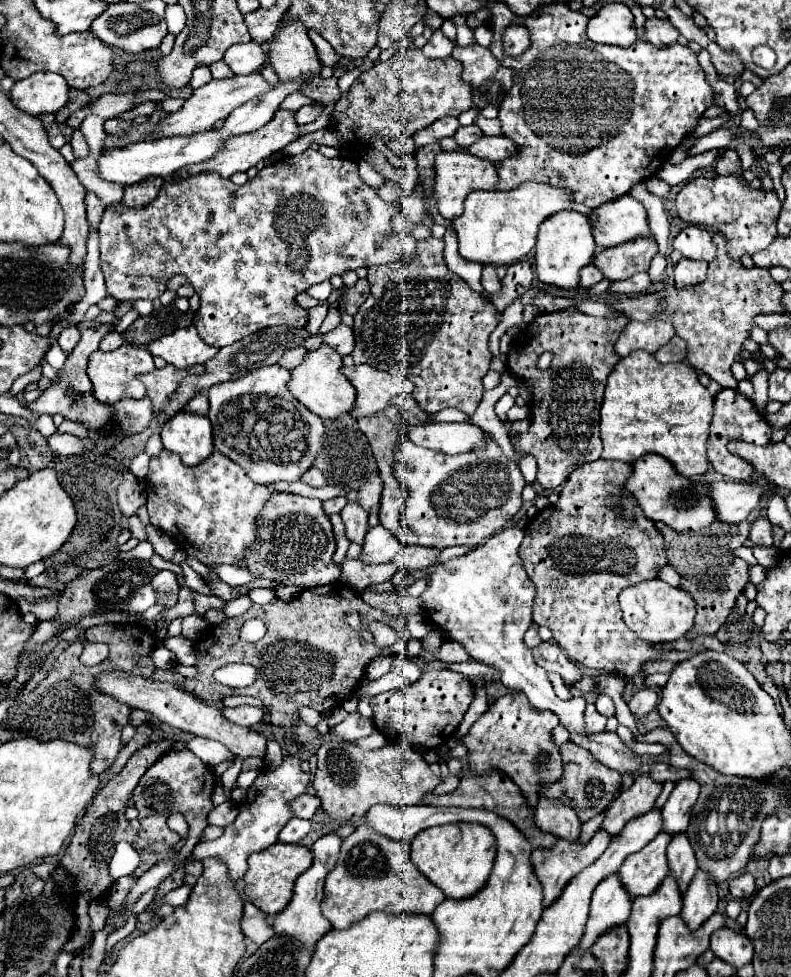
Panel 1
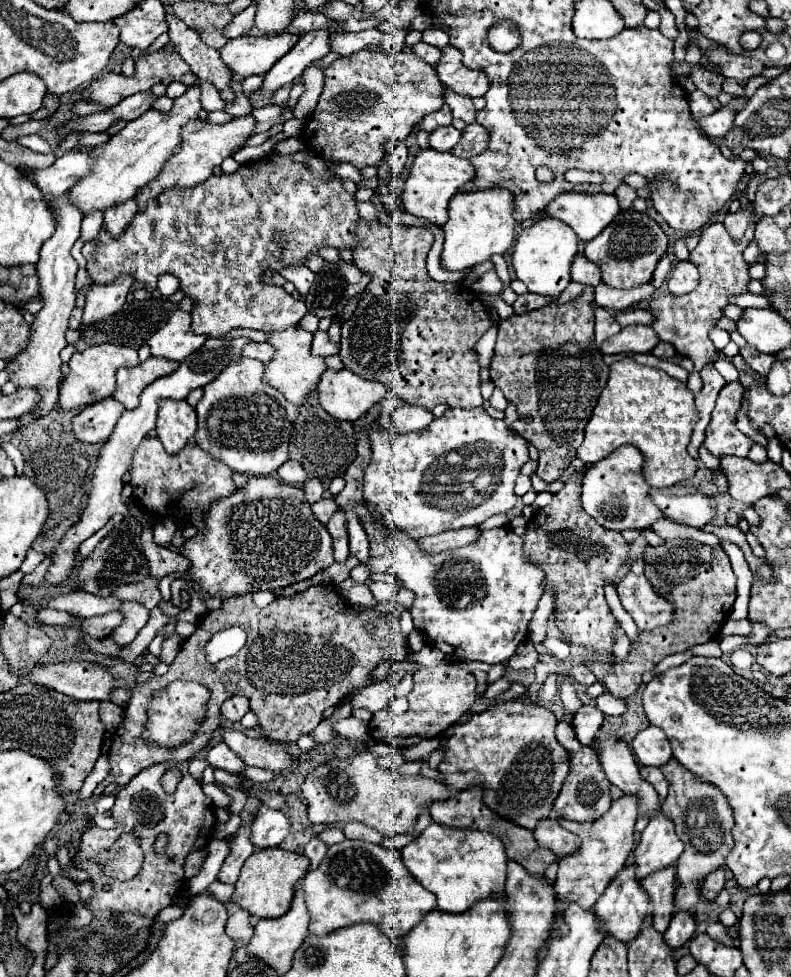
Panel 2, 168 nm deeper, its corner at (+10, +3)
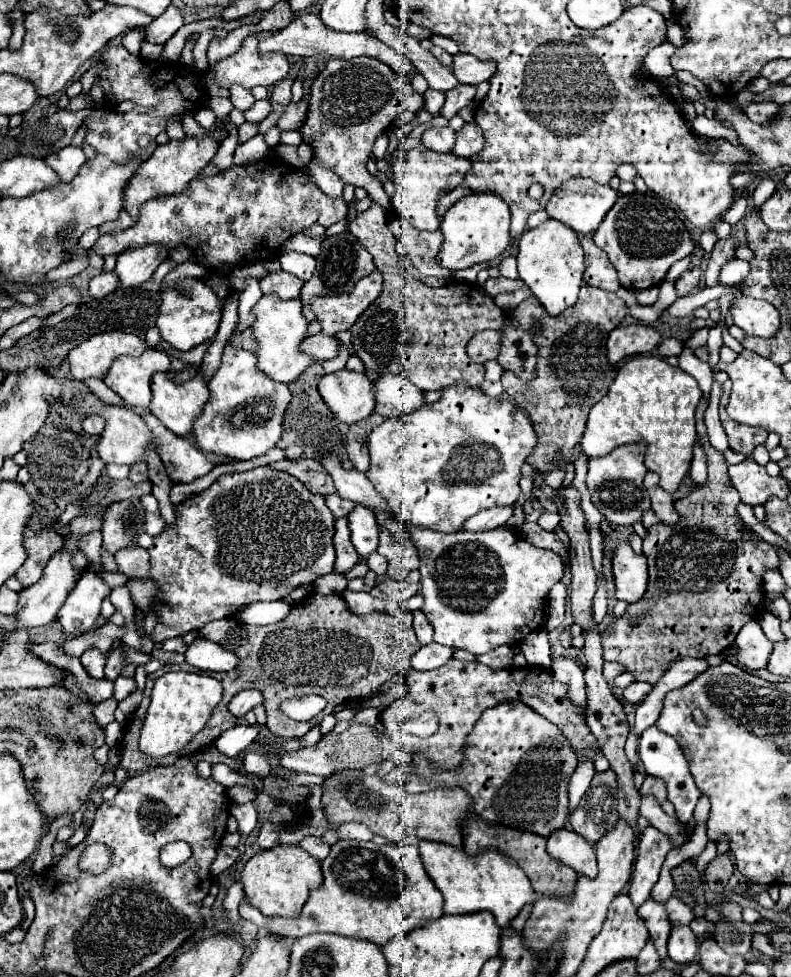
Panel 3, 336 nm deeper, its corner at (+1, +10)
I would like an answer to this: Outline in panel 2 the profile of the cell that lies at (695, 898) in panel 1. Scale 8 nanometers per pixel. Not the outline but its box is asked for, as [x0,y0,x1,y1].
[664,911,696,949]

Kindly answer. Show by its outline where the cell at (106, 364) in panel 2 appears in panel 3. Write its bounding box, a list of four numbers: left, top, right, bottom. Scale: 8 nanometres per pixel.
[67,332,145,380]

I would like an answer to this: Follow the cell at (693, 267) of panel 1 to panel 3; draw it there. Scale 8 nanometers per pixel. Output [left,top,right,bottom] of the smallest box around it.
[675,268,703,296]

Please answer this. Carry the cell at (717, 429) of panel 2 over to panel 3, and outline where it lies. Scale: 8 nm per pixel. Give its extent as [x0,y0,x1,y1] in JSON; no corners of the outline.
[719,382,769,456]

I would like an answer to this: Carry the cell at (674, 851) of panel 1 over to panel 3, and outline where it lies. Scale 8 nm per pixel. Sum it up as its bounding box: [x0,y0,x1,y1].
[639,898,671,960]

